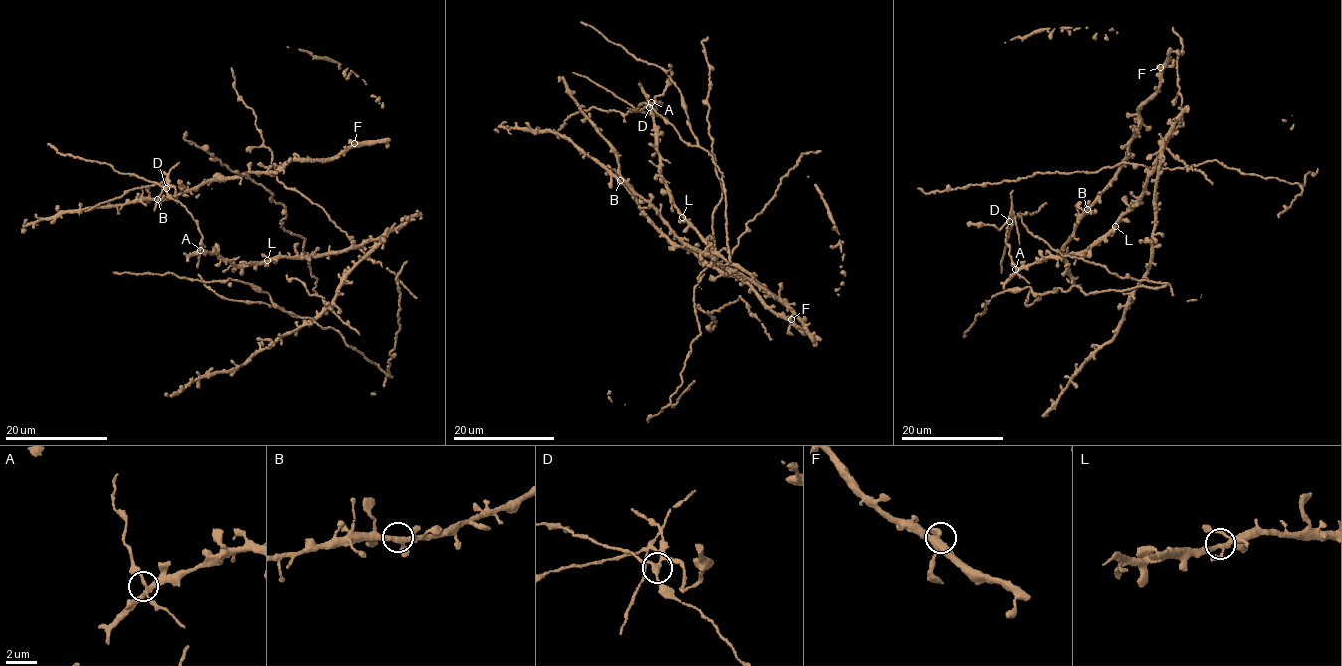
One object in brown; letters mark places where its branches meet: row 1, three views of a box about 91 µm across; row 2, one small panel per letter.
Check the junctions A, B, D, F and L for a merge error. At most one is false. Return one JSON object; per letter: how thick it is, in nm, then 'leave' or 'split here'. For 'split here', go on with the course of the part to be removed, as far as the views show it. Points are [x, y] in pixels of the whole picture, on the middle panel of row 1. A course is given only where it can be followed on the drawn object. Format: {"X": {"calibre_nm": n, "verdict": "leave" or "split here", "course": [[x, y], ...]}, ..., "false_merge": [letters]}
{"A": {"calibre_nm": 260, "verdict": "leave"}, "B": {"calibre_nm": 280, "verdict": "leave"}, "D": {"calibre_nm": 240, "verdict": "split here", "course": [[649, 107], [648, 112], [638, 111], [606, 88], [572, 73]]}, "F": {"calibre_nm": 400, "verdict": "leave"}, "L": {"calibre_nm": 280, "verdict": "leave"}, "false_merge": ["D"]}

